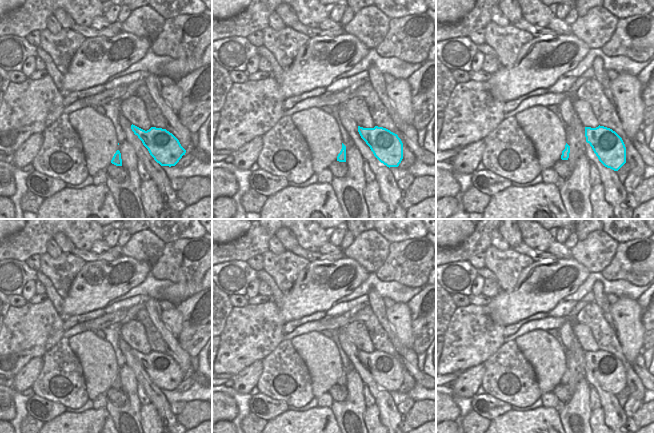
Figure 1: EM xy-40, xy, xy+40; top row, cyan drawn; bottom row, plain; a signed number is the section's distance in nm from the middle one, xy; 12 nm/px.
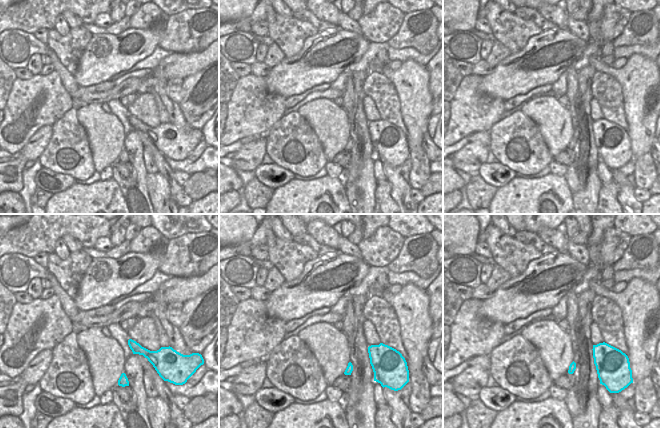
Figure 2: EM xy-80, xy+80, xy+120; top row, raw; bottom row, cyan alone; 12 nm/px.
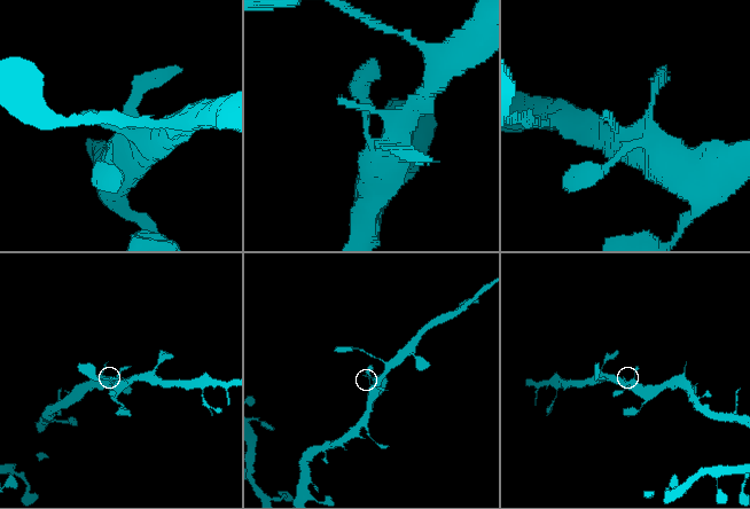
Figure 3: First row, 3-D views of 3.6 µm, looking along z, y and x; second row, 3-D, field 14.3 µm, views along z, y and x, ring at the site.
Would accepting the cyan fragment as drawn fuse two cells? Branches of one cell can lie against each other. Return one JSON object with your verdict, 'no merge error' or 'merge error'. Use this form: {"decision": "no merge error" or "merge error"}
{"decision": "no merge error"}

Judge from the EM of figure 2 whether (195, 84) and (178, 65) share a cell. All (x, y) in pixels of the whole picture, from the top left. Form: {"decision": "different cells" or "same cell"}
{"decision": "different cells"}

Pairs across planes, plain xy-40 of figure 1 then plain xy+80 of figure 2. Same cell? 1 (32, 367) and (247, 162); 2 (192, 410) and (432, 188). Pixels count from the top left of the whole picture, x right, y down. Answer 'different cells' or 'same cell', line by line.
1: same cell
2: same cell

